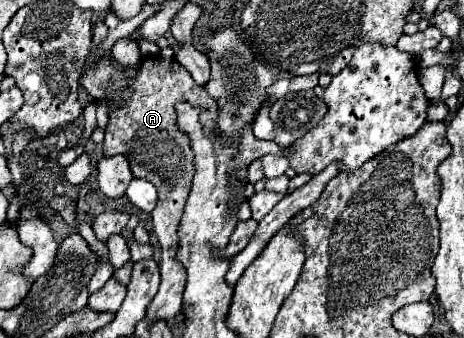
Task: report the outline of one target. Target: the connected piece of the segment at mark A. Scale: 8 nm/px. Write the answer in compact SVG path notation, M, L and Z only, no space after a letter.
M146 57L142 61L140 75L132 81L132 99L120 109L110 111L110 121L106 127L104 139L104 155L122 153L130 161L130 169L134 177L144 177L152 181L158 189L158 205L152 211L154 233L162 245L162 283L160 291L148 305L146 315L150 319L172 319L182 309L182 291L184 291L184 267L176 263L176 233L180 215L184 209L184 197L188 197L188 183L192 183L192 149L188 147L188 137L176 127L176 113L174 103L184 99L192 101L202 107L200 123L204 125L206 135L212 135L216 127L216 101L206 95L204 87L196 85L192 75L176 61L176 59L162 59L162 57Z

